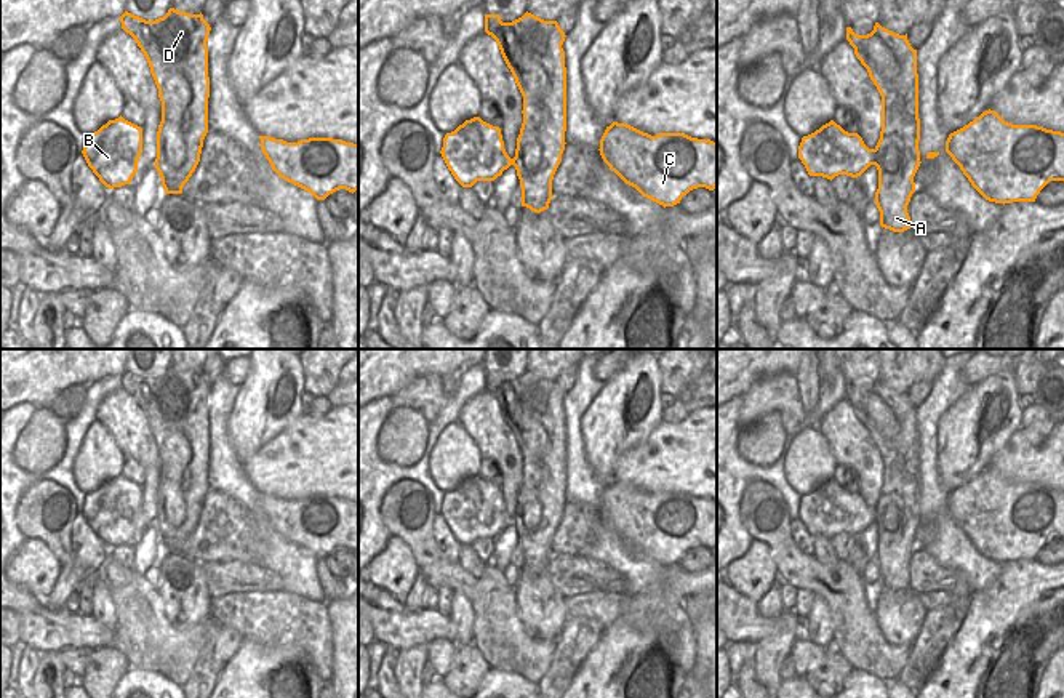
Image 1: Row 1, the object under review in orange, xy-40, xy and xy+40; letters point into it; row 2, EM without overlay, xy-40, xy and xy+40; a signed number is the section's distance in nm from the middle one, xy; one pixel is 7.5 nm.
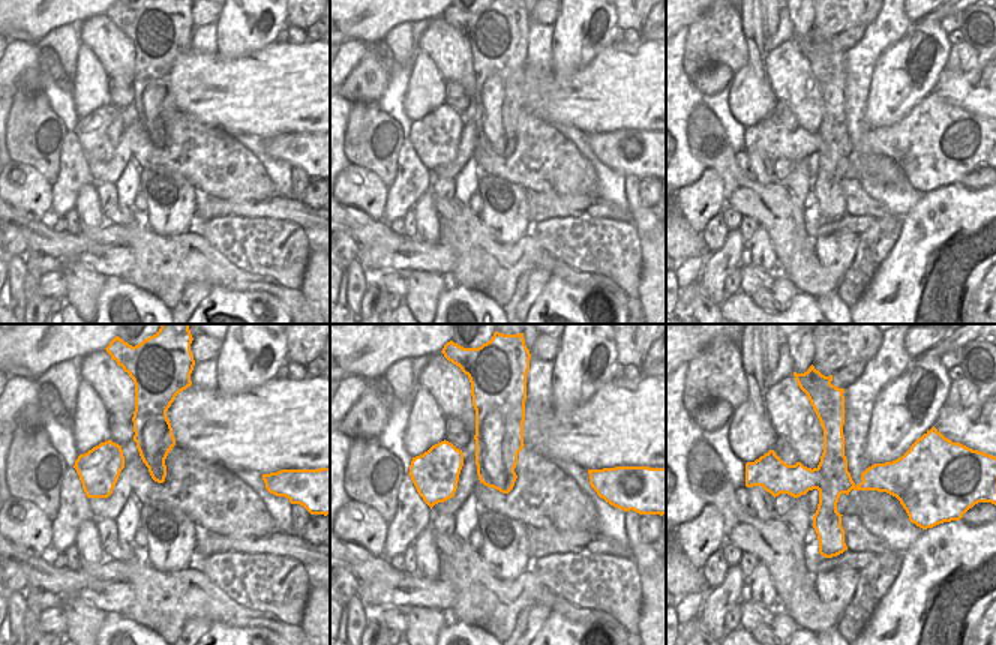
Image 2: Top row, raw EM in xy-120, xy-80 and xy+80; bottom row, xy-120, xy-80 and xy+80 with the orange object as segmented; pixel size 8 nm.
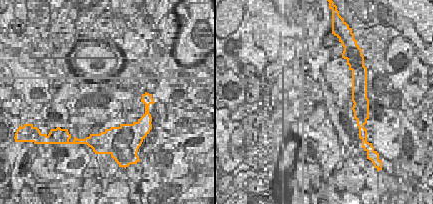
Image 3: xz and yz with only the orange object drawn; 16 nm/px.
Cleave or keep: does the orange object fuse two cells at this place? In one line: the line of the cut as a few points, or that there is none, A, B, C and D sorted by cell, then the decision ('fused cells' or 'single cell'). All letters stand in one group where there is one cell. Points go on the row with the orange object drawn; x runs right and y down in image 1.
xy+40 (874, 149), (876, 164) | A D / B C | fused cells

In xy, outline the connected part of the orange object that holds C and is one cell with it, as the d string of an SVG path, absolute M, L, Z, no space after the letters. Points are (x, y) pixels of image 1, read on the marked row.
M613 122L600 139L603 162L643 197L666 207L698 187L717 187L717 142L685 133L651 136Z

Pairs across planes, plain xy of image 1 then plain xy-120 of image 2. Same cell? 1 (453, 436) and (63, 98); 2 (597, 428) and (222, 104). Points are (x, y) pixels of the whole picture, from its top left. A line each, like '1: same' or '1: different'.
1: different
2: different

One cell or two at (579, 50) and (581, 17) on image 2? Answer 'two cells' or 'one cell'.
one cell

